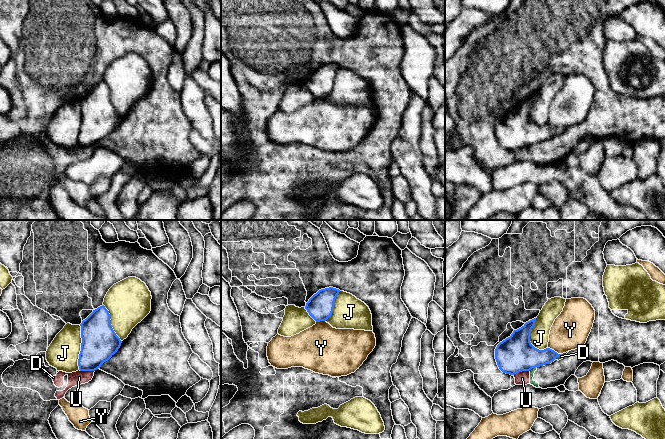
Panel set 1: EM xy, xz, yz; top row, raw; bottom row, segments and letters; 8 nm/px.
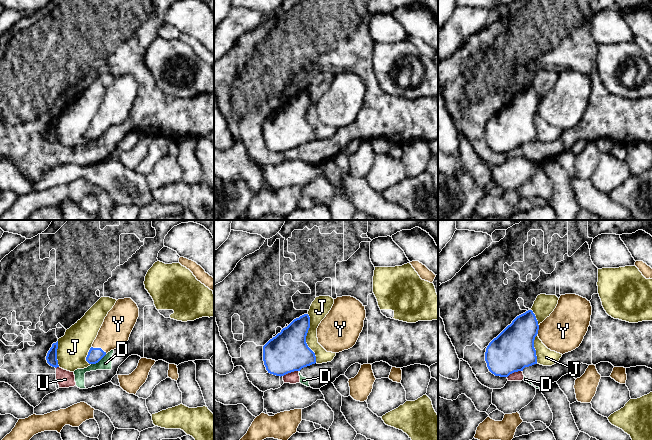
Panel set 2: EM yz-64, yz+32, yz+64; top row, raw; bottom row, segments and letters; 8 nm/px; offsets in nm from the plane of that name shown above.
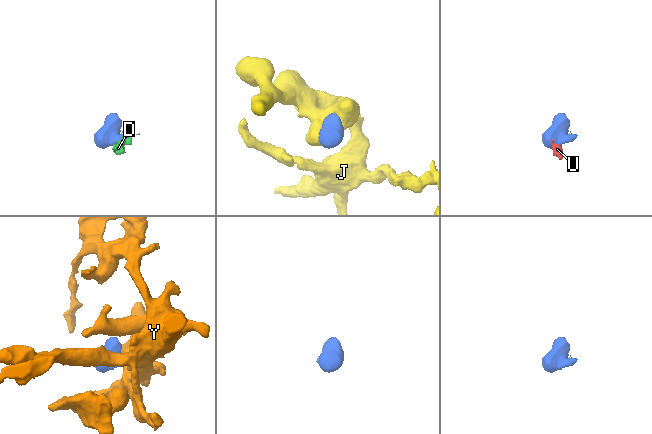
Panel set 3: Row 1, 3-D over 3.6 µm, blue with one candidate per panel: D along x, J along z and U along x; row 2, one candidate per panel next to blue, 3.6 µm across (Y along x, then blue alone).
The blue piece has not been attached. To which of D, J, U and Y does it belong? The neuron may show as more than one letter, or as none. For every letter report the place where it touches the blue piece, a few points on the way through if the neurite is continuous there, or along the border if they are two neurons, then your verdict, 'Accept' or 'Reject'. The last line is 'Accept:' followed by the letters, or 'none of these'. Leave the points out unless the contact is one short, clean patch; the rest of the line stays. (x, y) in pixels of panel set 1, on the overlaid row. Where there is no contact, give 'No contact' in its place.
D: Touches blue at yz (532, 367). Boundary: yz (536, 366), (529, 370). Reject
J: Touches blue at xy (81, 347). Reject
U: Touches blue at yz (521, 371). Boundary: yz (529, 370), (516, 372), (513, 375). Reject
Y: Touches blue at yz (553, 350). Accept
Accept: Y

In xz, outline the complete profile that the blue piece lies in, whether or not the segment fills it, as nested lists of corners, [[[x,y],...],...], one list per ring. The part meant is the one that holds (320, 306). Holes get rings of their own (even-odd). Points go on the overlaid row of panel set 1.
[[[319,290],[305,309],[316,321],[312,327],[291,337],[277,334],[268,343],[267,357],[277,369],[303,367],[331,377],[354,373],[376,346],[373,331],[336,329],[326,320],[332,315],[340,290]]]

